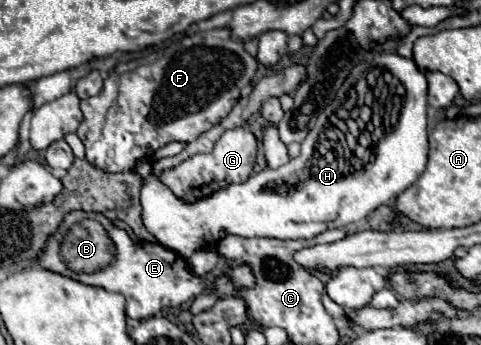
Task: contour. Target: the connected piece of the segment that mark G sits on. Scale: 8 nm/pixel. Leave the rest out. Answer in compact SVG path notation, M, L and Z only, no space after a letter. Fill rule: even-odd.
M233 128L223 132L223 136L215 142L213 150L207 154L195 154L183 164L177 164L175 168L167 168L163 172L161 180L173 190L175 196L187 198L187 200L199 200L209 194L213 194L219 188L227 188L233 182L243 182L253 174L255 158L257 158L257 136L247 128Z

